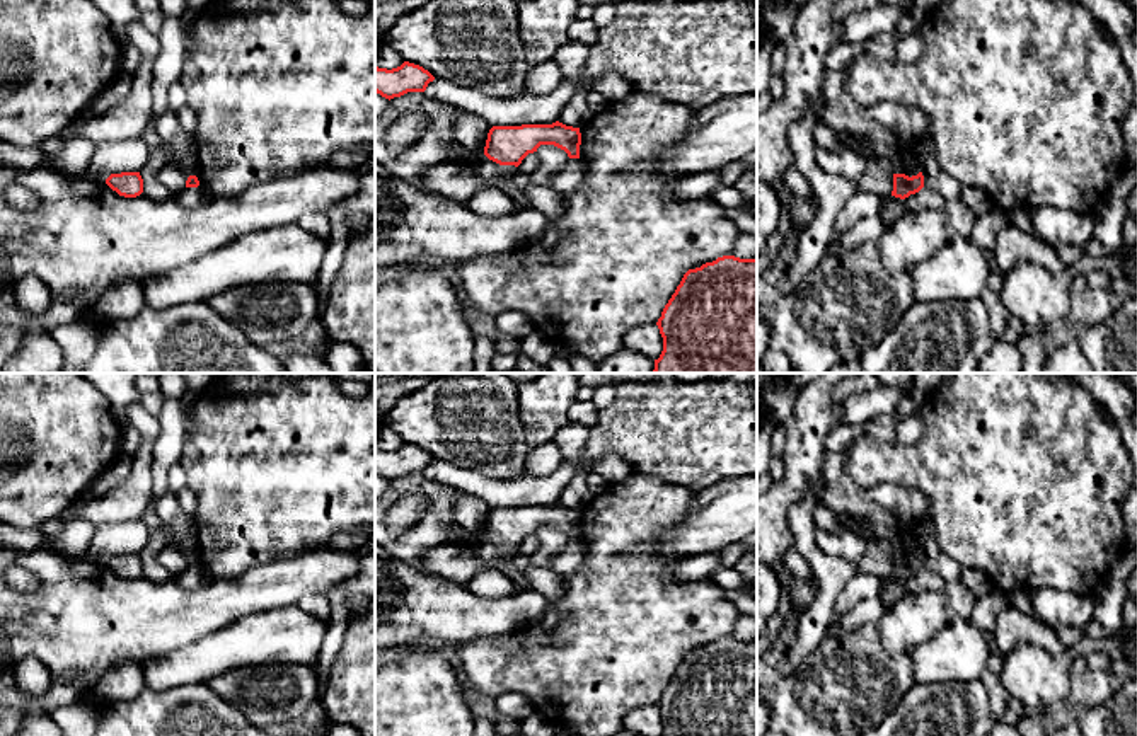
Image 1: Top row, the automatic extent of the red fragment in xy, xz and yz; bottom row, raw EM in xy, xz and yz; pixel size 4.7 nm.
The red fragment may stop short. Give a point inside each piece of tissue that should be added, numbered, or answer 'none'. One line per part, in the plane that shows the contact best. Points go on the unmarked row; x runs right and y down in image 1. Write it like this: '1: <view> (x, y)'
none

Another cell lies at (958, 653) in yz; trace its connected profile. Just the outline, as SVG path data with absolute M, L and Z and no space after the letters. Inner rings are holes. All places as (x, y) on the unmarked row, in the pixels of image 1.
M955 615L929 641L910 649L917 683L978 680L992 653L992 642L968 618Z

